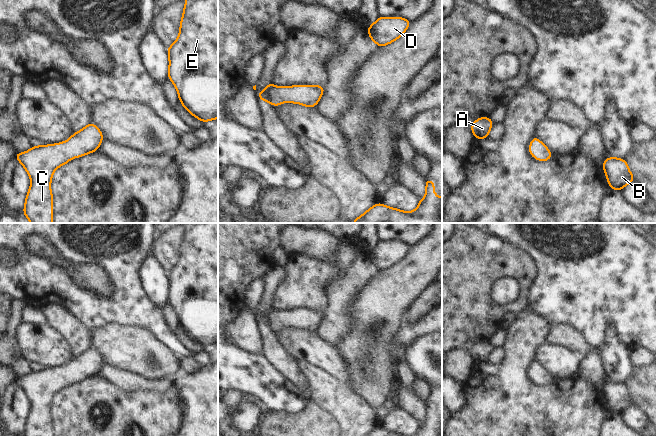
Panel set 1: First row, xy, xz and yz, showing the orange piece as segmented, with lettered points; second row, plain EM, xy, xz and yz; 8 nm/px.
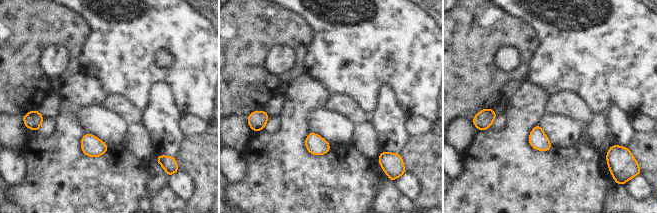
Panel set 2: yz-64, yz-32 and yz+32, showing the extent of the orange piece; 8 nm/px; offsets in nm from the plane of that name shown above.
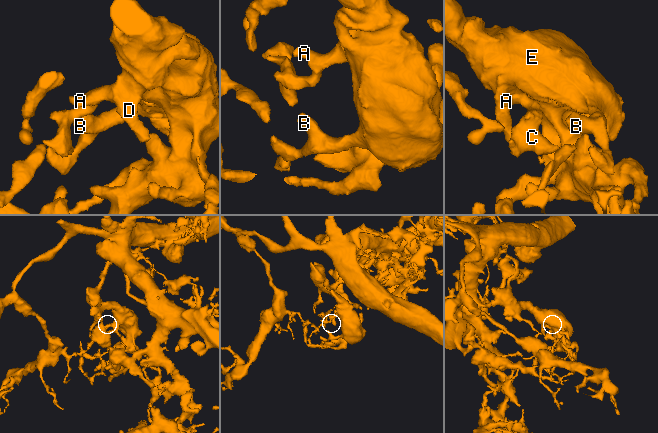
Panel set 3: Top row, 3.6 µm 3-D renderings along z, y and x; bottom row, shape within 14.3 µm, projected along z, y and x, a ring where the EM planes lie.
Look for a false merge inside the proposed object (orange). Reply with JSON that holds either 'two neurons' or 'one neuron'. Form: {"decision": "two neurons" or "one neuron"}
{"decision": "one neuron"}

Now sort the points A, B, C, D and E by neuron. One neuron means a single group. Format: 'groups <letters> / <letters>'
groups A B C D E

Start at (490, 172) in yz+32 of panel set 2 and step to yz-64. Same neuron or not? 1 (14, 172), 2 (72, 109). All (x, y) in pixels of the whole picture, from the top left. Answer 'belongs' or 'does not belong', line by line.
1: does not belong
2: belongs

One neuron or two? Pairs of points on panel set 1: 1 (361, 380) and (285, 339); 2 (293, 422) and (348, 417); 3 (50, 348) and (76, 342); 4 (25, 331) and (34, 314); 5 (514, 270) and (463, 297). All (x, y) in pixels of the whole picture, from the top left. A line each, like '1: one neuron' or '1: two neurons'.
1: two neurons
2: two neurons
3: two neurons
4: two neurons
5: one neuron

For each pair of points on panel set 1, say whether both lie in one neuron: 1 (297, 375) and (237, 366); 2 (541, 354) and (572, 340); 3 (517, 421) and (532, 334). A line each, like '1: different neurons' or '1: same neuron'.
1: different neurons
2: different neurons
3: same neuron

